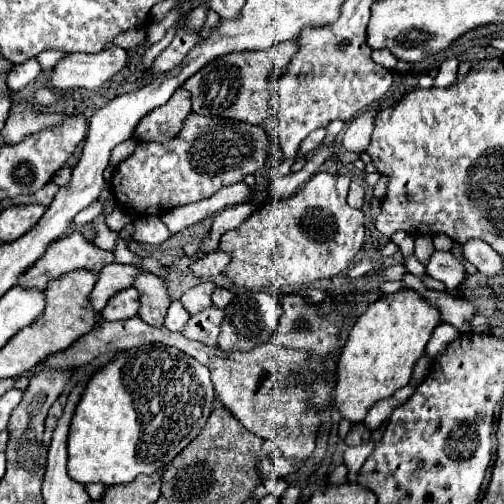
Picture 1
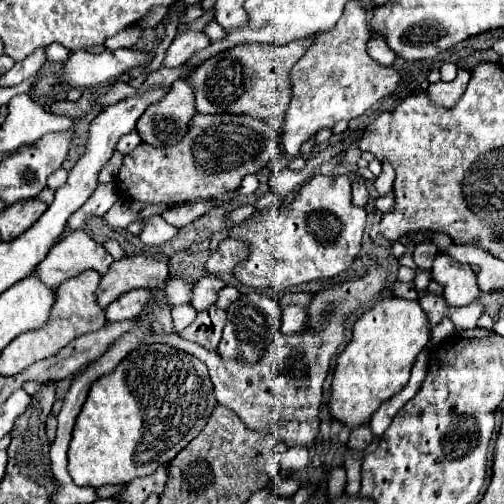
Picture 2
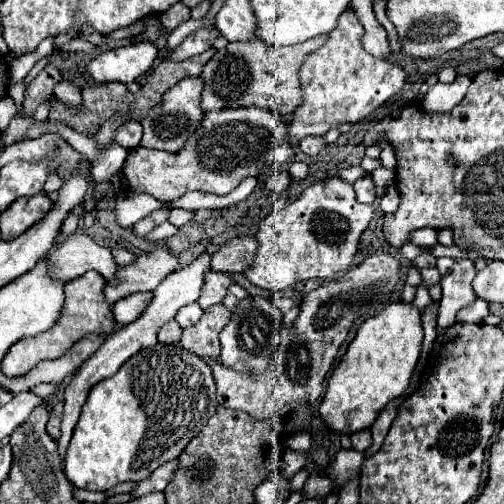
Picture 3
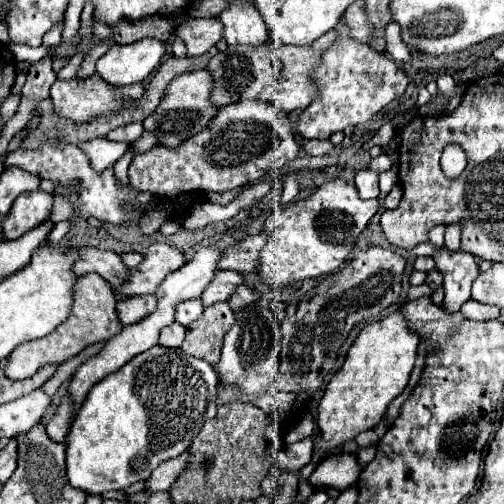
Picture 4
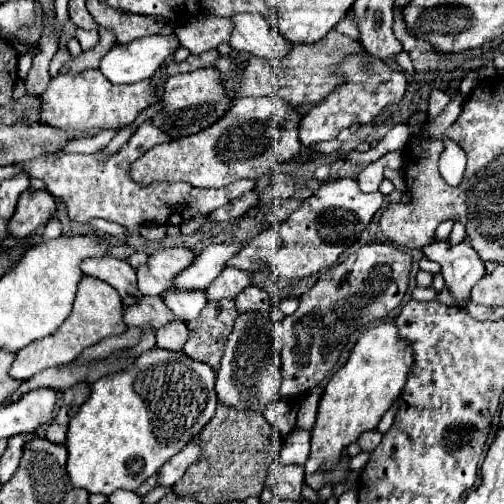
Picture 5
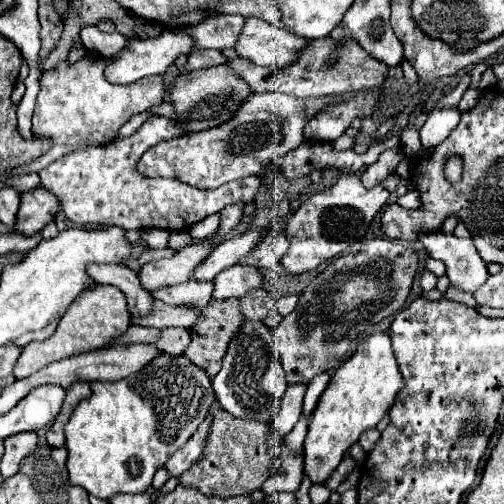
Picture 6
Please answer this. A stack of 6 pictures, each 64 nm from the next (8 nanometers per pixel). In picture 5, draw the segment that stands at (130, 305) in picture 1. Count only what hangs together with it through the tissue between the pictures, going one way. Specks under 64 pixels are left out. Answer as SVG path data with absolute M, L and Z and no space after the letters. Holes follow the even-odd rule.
M144 296L140 302L132 306L124 306L124 322L126 326L148 326L156 324L156 328L174 322L172 312L168 312L164 300L160 296Z

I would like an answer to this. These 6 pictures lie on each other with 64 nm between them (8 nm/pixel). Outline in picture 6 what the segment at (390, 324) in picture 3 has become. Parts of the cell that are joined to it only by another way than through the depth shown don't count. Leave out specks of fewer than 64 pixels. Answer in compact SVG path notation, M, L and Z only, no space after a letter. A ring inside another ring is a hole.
M374 332L362 338L356 352L332 374L308 426L308 436L304 440L304 472L314 484L324 482L336 470L348 448L358 442L364 430L376 428L392 408L402 384L404 378L392 352L390 334Z

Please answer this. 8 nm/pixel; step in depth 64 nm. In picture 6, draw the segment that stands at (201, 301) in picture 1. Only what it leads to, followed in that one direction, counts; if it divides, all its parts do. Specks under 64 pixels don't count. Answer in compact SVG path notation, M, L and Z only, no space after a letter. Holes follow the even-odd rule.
M230 266L228 270L222 270L214 280L214 292L212 298L240 298L252 288L260 288L264 282L264 276L254 266Z

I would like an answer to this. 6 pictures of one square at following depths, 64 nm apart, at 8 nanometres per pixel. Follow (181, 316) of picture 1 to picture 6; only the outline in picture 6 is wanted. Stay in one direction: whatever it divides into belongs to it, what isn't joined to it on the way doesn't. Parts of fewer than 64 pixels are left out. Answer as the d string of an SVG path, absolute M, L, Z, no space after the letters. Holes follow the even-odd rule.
M184 282L178 286L160 288L152 296L170 306L188 306L200 310L210 302L212 292L213 282Z

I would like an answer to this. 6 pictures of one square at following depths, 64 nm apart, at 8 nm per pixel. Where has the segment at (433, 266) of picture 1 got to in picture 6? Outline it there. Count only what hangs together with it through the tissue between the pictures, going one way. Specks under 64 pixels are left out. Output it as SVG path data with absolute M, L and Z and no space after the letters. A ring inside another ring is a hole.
M430 232L422 234L420 242L424 244L430 258L442 260L446 264L446 276L452 288L474 292L476 288L480 288L480 284L486 282L486 262L480 258L470 238Z

